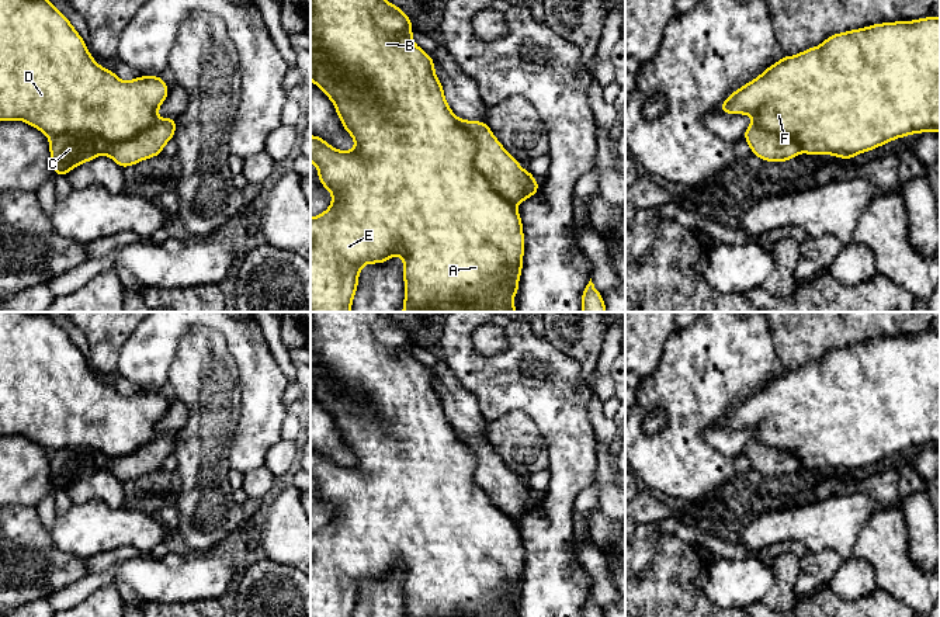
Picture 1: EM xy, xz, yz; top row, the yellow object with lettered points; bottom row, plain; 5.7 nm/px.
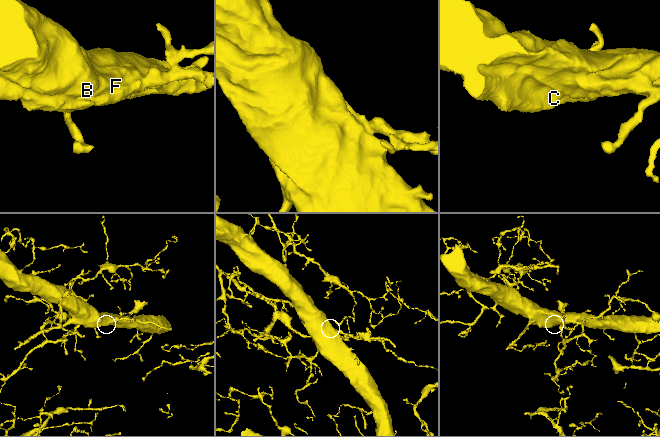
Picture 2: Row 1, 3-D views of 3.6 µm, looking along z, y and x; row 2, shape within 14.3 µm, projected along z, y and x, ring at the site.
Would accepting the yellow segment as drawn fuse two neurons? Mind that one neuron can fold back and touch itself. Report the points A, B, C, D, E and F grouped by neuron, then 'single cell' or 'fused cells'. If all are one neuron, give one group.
groups A B D E F / C; fused cells

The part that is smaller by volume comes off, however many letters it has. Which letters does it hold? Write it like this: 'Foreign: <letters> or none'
Foreign: C

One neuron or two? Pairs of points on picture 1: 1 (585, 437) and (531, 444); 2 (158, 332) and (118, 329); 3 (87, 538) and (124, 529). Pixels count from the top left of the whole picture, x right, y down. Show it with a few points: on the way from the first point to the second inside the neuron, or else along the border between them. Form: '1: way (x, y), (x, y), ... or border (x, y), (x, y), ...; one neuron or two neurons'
1: border (527, 415), (545, 439), (548, 468); two neurons
2: border (138, 326), (122, 346), (118, 360); two neurons
3: way (96, 530), (115, 529); one neuron

